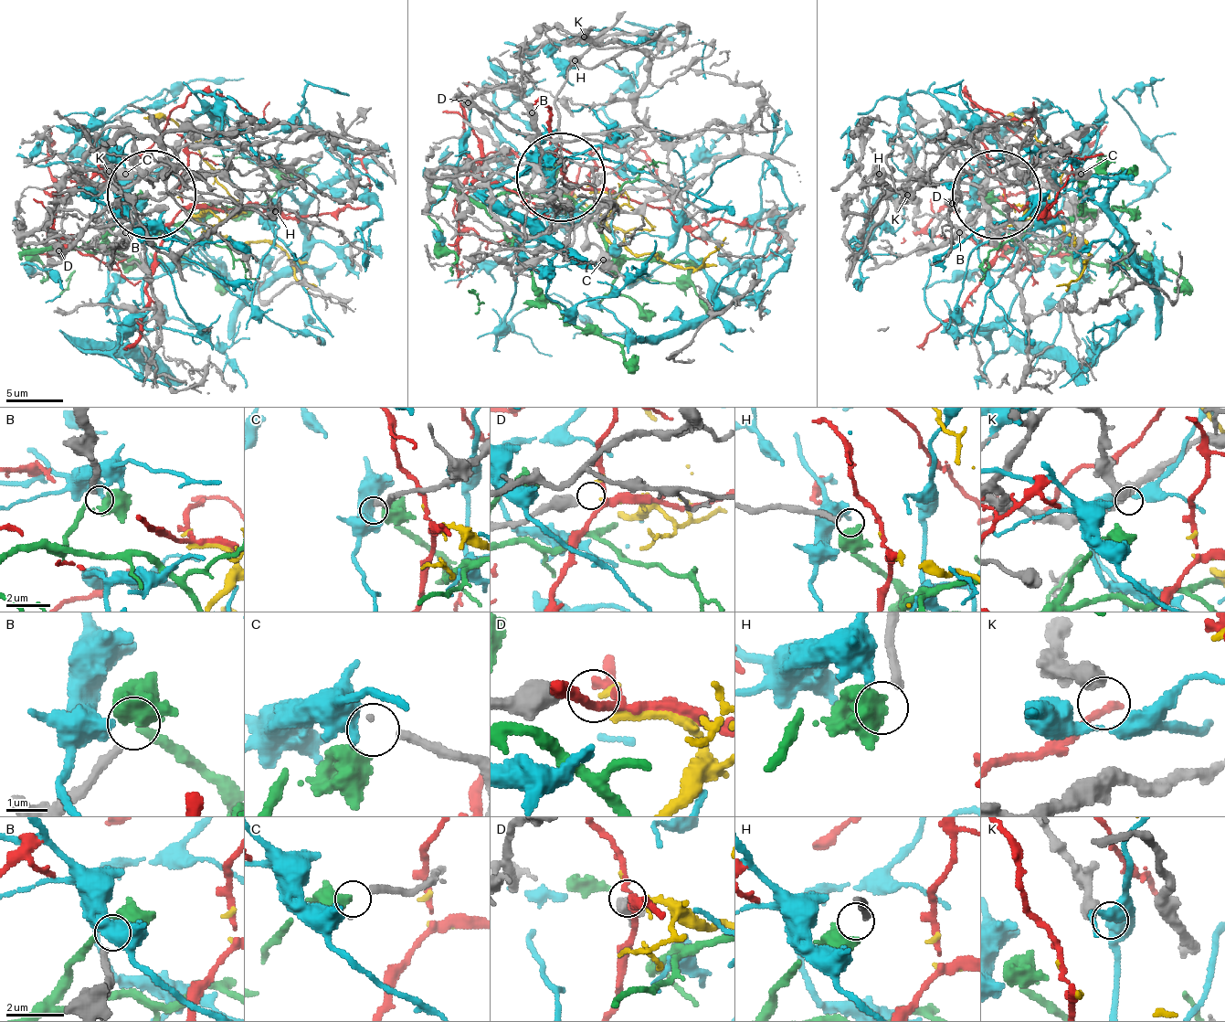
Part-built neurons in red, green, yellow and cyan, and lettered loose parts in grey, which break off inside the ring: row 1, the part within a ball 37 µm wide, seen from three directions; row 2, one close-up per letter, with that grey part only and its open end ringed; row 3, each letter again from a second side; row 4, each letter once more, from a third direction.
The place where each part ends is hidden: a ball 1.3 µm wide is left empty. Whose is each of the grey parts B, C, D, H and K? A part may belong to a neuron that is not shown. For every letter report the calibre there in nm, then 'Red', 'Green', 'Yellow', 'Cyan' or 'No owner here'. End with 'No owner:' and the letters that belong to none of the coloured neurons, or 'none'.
B: Thickness 220 nm. No owner here
C: Thickness 240 nm. Green
D: Thickness 480 nm. Yellow
H: Thickness 220 nm. No owner here
K: Thickness 480 nm. No owner here
No owner: B, H, K

